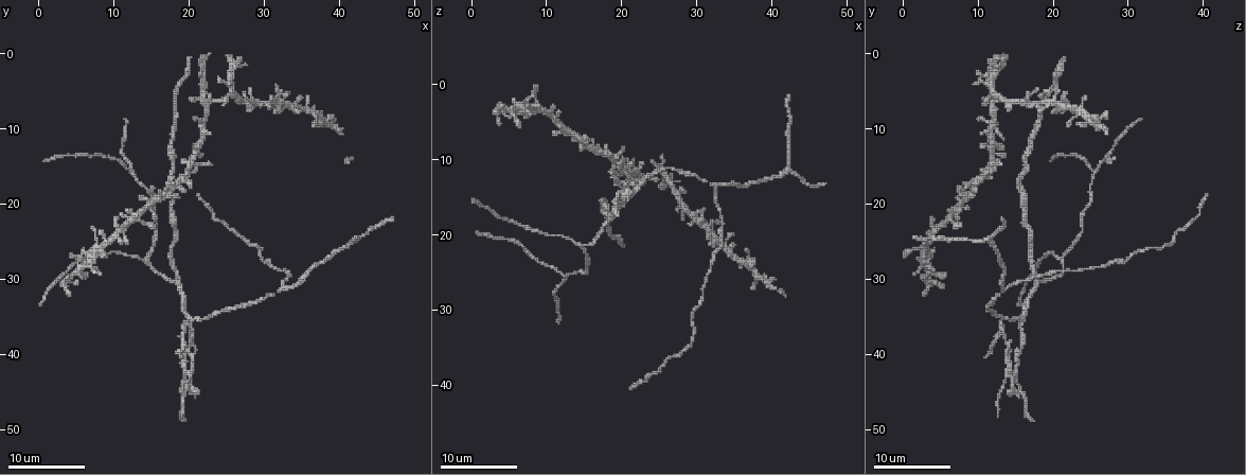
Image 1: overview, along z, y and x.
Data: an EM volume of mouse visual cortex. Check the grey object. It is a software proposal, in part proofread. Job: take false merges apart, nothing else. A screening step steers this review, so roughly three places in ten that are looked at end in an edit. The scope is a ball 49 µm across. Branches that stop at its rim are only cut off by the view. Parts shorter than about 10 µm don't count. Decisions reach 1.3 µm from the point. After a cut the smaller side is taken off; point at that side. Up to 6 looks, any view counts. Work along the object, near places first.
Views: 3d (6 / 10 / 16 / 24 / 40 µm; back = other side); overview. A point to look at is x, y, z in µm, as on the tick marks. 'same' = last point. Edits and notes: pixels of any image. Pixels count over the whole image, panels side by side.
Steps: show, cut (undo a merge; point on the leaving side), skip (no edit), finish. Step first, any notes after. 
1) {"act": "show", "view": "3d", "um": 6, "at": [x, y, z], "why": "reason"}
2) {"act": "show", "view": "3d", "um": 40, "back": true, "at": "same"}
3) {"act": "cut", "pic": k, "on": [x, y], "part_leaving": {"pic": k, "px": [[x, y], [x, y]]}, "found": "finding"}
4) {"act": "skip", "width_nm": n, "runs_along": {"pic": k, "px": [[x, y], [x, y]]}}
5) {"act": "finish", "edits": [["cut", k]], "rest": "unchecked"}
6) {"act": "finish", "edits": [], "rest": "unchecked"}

{"act": "show", "view": "3d", "um": 16, "at": [20.0, 42.5, 14.5], "why": "looks like a crossing"}

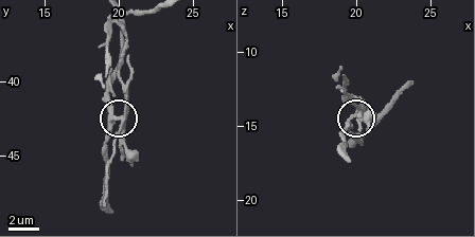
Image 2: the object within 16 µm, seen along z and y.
{"act": "cut", "pic": 2, "on": [126, 102], "part_leaving": {"pic": 2, "px": [[113, 117], [123, 107], [127, 42], [116, 25], [103, 87]]}, "found": "two neurons meet here"}

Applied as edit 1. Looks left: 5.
{"act": "show", "view": "3d", "um": 10, "at": [20.5, 35.5, 15.5], "why": "arms part here"}

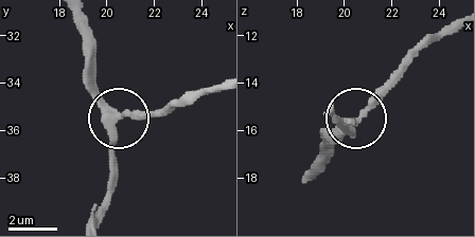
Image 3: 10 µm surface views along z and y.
{"act": "skip", "runs_along": {"pic": 3, "px": [[78, 17], [97, 59], [99, 95], [117, 120], [115, 190]]}, "found": "all the same neuron"}

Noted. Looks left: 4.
{"act": "show", "view": "3d", "um": 16, "at": [18.5, 31.0, 17.5], "why": "arms part here"}

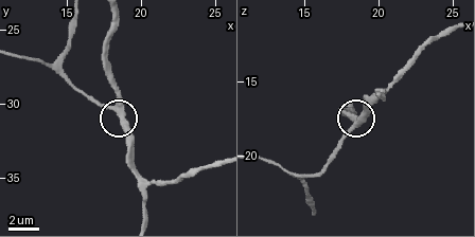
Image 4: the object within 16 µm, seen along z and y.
{"act": "skip", "found": "one neuron here"}

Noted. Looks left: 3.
{"act": "finish", "edits": [["cut", 2]], "rest": "unchecked"}

